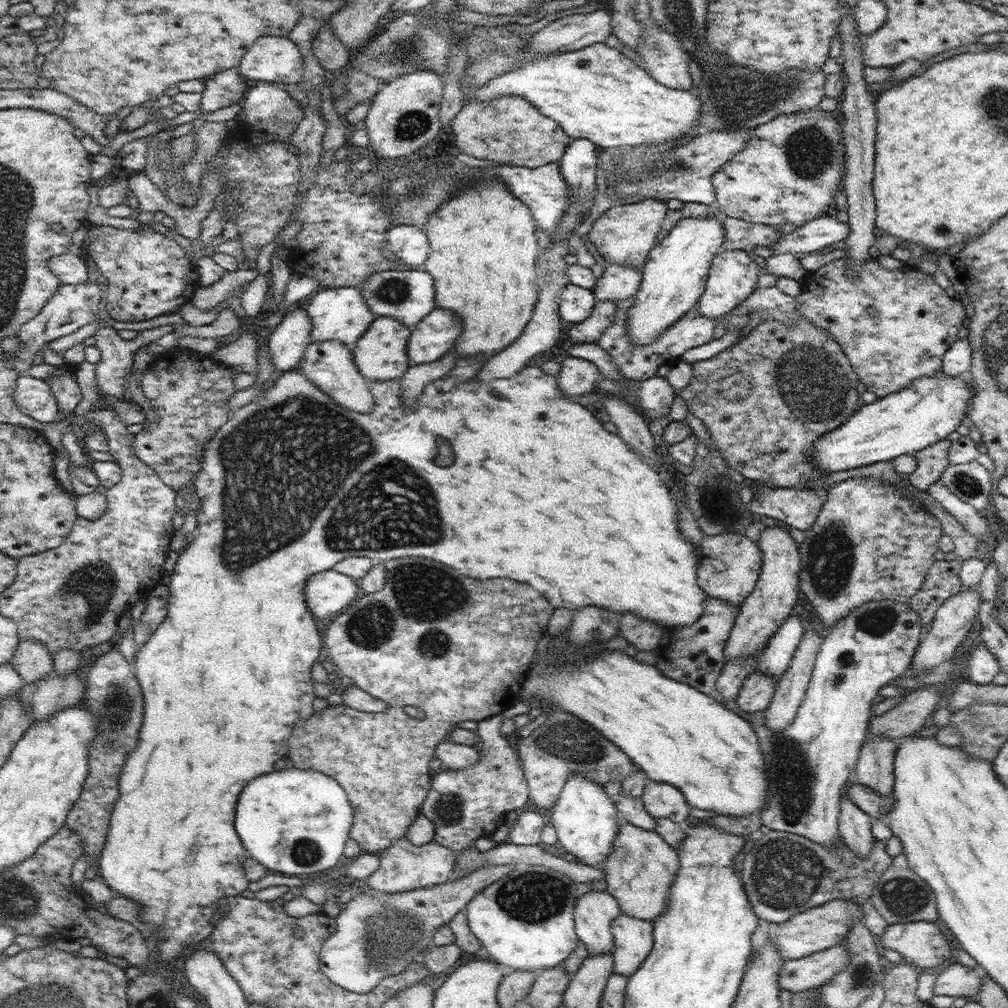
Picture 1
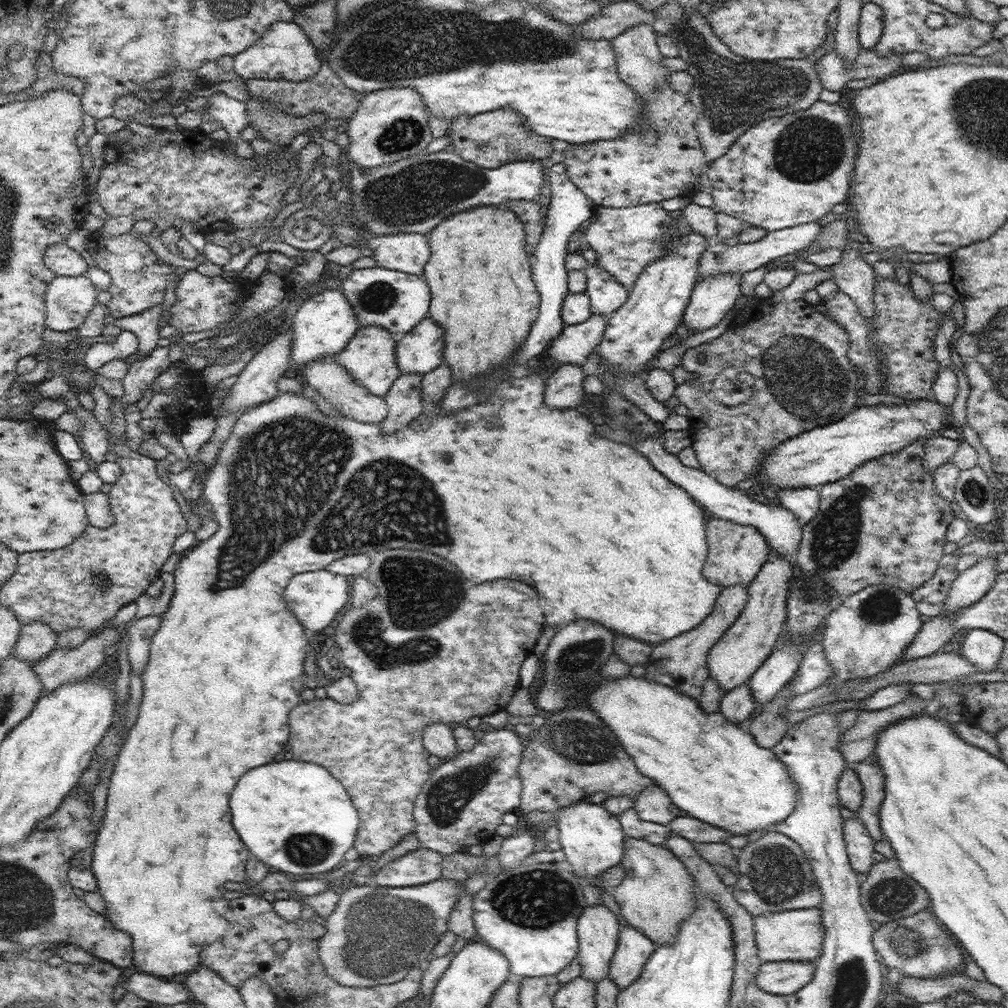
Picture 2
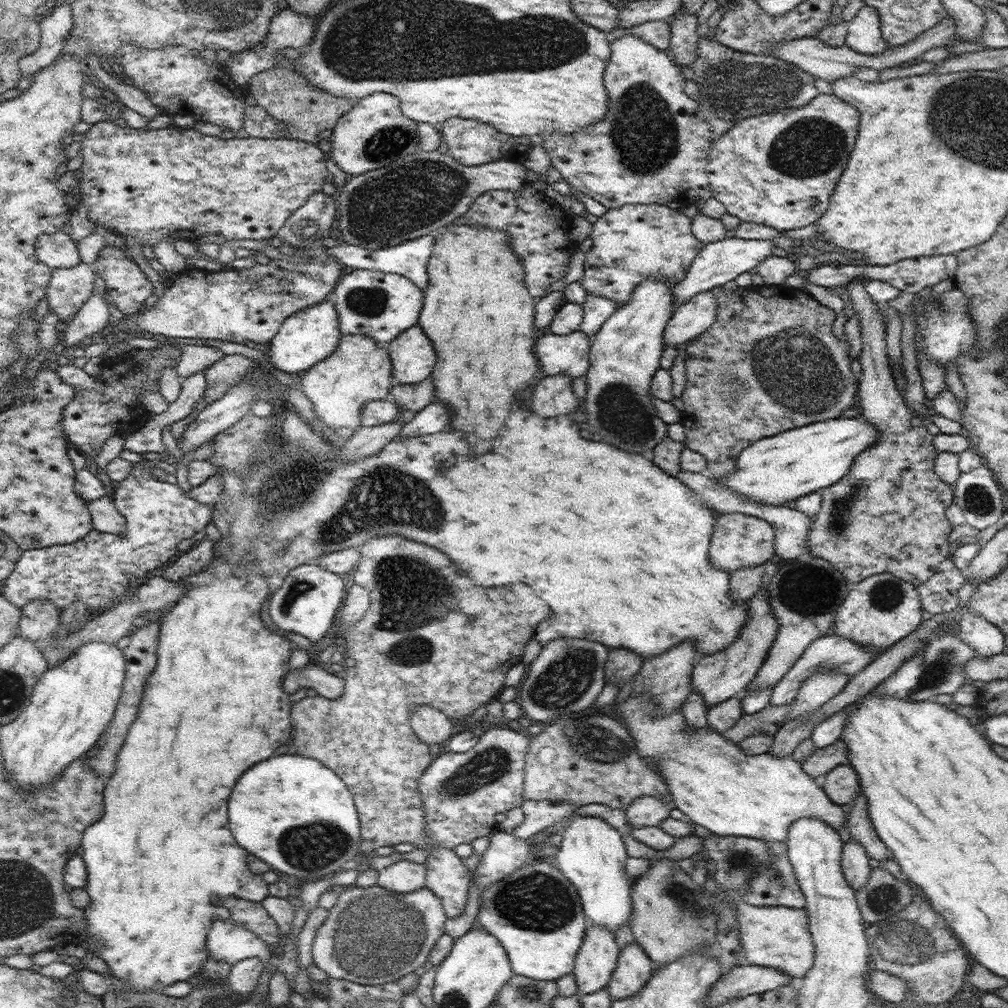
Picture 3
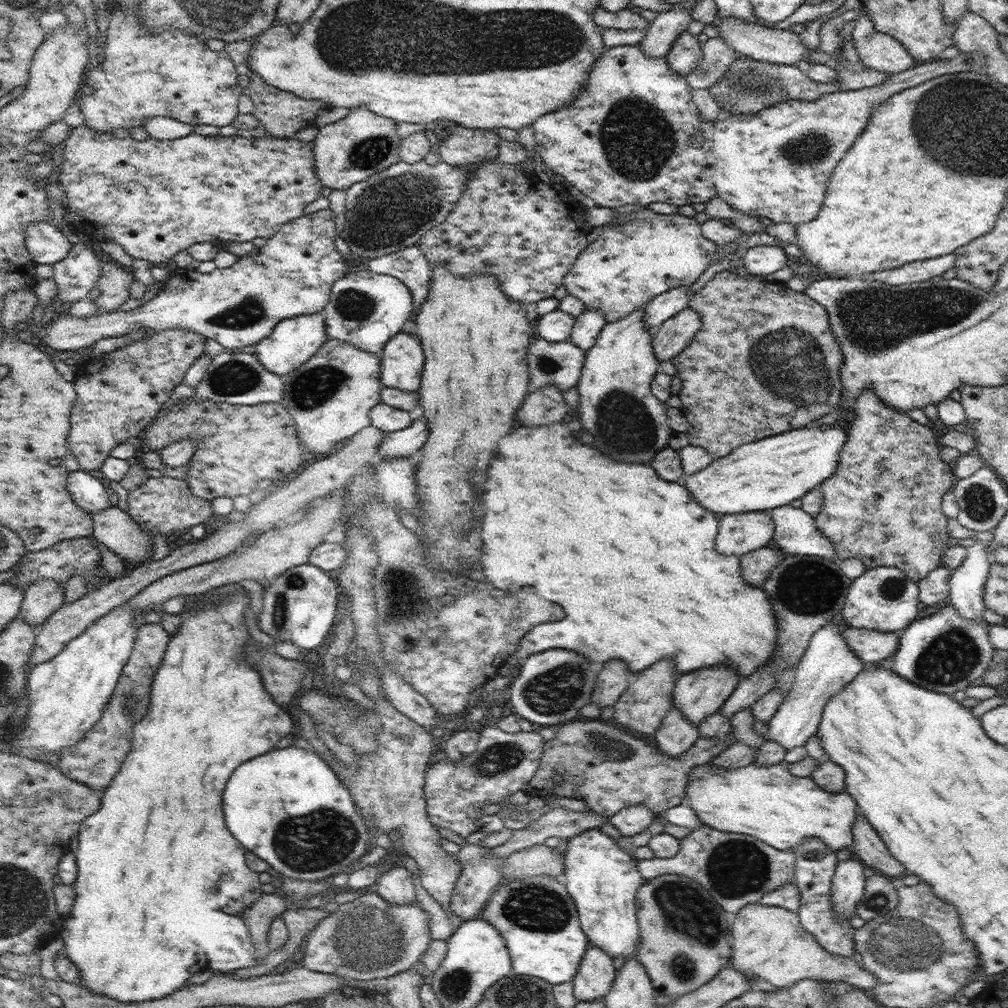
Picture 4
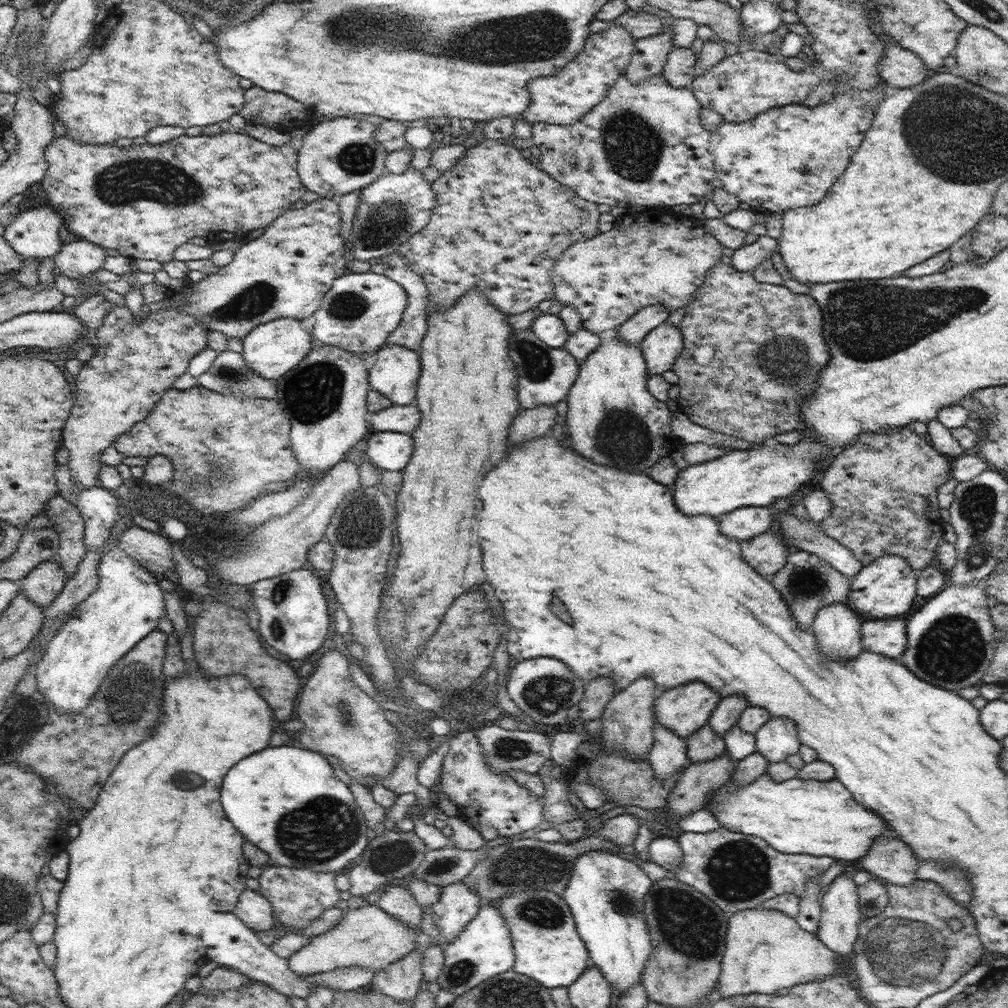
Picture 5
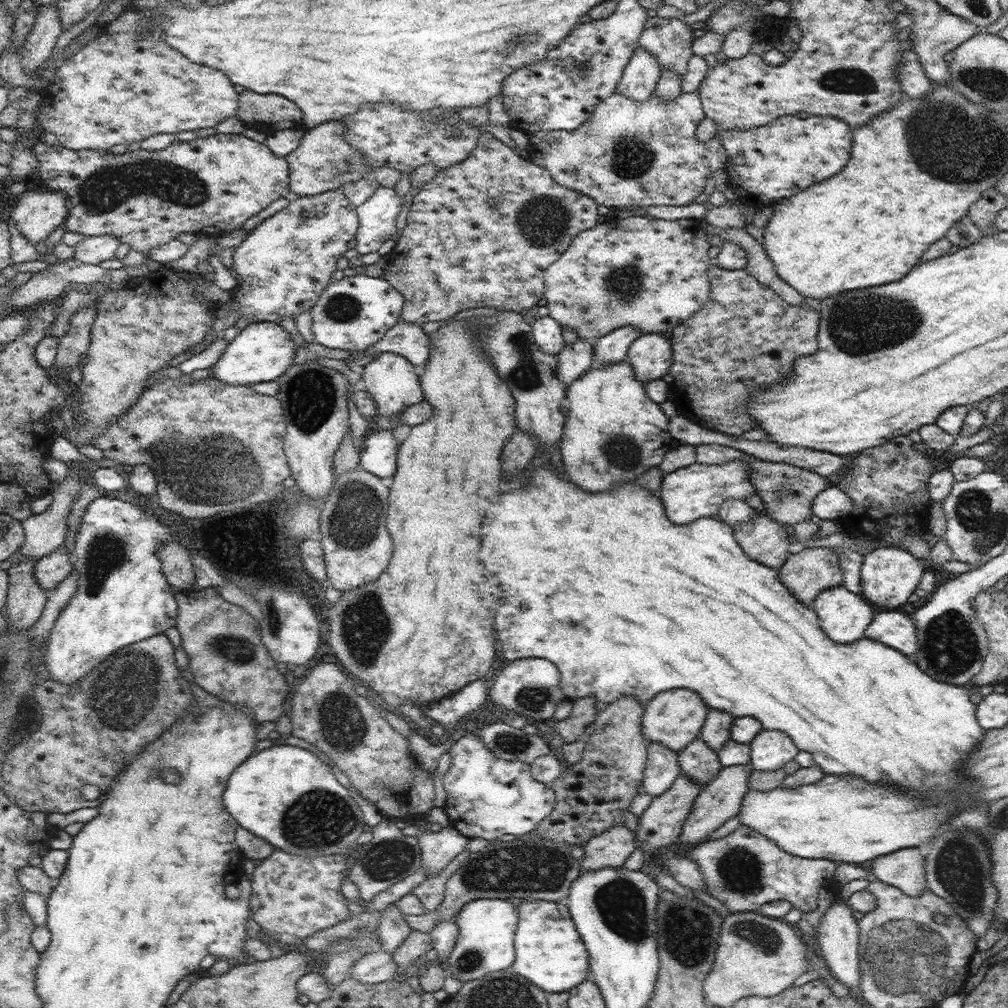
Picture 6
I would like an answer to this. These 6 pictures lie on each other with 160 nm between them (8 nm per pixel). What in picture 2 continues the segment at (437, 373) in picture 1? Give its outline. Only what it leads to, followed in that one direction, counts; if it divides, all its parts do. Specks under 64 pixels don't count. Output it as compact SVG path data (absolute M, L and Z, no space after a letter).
M401 374L393 382L383 398L389 408L386 418L381 422L386 434L408 426L425 411L422 381L423 374Z

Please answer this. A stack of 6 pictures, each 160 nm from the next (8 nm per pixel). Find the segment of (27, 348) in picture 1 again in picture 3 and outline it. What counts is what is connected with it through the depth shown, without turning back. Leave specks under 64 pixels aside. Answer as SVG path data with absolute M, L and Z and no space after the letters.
M81 262L72 268L54 268L47 288L49 310L55 312L61 326L66 325L93 293L96 272Z

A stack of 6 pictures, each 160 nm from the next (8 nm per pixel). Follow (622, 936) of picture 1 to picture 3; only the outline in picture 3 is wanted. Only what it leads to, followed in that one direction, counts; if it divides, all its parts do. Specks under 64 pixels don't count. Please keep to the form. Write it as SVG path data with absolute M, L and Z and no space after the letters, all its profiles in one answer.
M636 941L626 945L619 952L617 967L606 986L613 1002L638 993L656 968L653 960Z

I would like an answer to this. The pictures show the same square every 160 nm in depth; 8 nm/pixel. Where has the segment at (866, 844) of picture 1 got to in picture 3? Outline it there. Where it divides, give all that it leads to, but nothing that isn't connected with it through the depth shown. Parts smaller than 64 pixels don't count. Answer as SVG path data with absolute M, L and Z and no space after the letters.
M851 838L849 842L843 843L841 854L842 870L845 879L855 892L864 886L871 877L870 857L865 846Z

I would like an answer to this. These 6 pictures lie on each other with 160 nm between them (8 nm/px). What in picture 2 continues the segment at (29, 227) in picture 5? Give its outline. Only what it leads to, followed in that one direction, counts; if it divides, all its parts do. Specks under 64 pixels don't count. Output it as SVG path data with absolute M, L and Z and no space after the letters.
M66 243L51 244L43 254L45 265L60 276L85 274L88 265L84 258Z

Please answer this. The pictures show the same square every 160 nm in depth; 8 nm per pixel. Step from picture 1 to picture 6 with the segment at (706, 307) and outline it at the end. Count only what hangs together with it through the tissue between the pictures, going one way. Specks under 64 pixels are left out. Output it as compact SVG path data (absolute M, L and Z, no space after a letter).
M665 333L641 334L629 346L627 359L633 366L635 377L646 385L669 373L673 363L671 340Z

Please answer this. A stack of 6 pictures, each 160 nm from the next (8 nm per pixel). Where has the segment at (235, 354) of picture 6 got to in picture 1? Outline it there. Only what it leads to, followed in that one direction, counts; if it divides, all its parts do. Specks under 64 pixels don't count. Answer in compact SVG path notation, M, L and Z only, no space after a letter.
M338 287L319 291L308 304L308 316L312 319L313 342L340 341L350 350L357 346L360 337L368 331L375 319L375 314L369 309L361 290L357 287Z

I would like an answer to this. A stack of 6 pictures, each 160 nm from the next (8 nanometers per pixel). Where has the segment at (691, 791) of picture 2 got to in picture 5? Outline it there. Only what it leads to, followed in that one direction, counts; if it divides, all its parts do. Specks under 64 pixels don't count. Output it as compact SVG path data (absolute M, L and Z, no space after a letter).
M764 774L746 786L738 786L732 780L722 786L706 808L722 827L763 838L774 850L784 854L806 852L809 855L828 856L838 860L858 860L868 852L872 840L888 830L880 816L876 816L872 810L854 802L852 794L838 779L824 782L794 777L778 782Z

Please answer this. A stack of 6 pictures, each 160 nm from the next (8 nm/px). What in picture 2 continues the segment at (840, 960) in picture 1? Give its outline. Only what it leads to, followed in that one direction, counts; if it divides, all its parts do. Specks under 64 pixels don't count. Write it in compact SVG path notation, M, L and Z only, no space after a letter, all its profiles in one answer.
M813 961L763 962L757 972L757 985L772 994L789 995L806 986L814 971Z

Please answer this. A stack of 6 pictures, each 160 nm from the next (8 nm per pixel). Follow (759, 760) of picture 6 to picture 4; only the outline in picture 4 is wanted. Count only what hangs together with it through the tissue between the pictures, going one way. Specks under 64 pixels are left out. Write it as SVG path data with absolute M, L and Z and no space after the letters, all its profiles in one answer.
M835 618L812 635L808 648L798 664L792 688L768 722L769 731L766 739L779 742L787 751L805 746L809 737L817 734L829 698L842 692L842 689L852 683L856 675L866 668L867 665L851 651L843 637L844 628L841 619Z

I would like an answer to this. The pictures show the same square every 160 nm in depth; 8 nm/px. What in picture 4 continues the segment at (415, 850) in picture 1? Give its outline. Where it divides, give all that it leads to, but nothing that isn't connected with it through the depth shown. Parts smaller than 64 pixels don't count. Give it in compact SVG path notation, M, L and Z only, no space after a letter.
M396 865L382 873L376 883L376 892L393 905L416 903L413 875L404 867Z

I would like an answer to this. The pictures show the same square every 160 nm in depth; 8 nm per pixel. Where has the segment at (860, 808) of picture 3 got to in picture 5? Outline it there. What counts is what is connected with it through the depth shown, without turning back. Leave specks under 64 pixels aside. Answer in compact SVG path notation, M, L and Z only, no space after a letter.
M888 834L876 838L870 850L861 858L864 870L884 883L905 887L917 879L919 859L914 852Z

